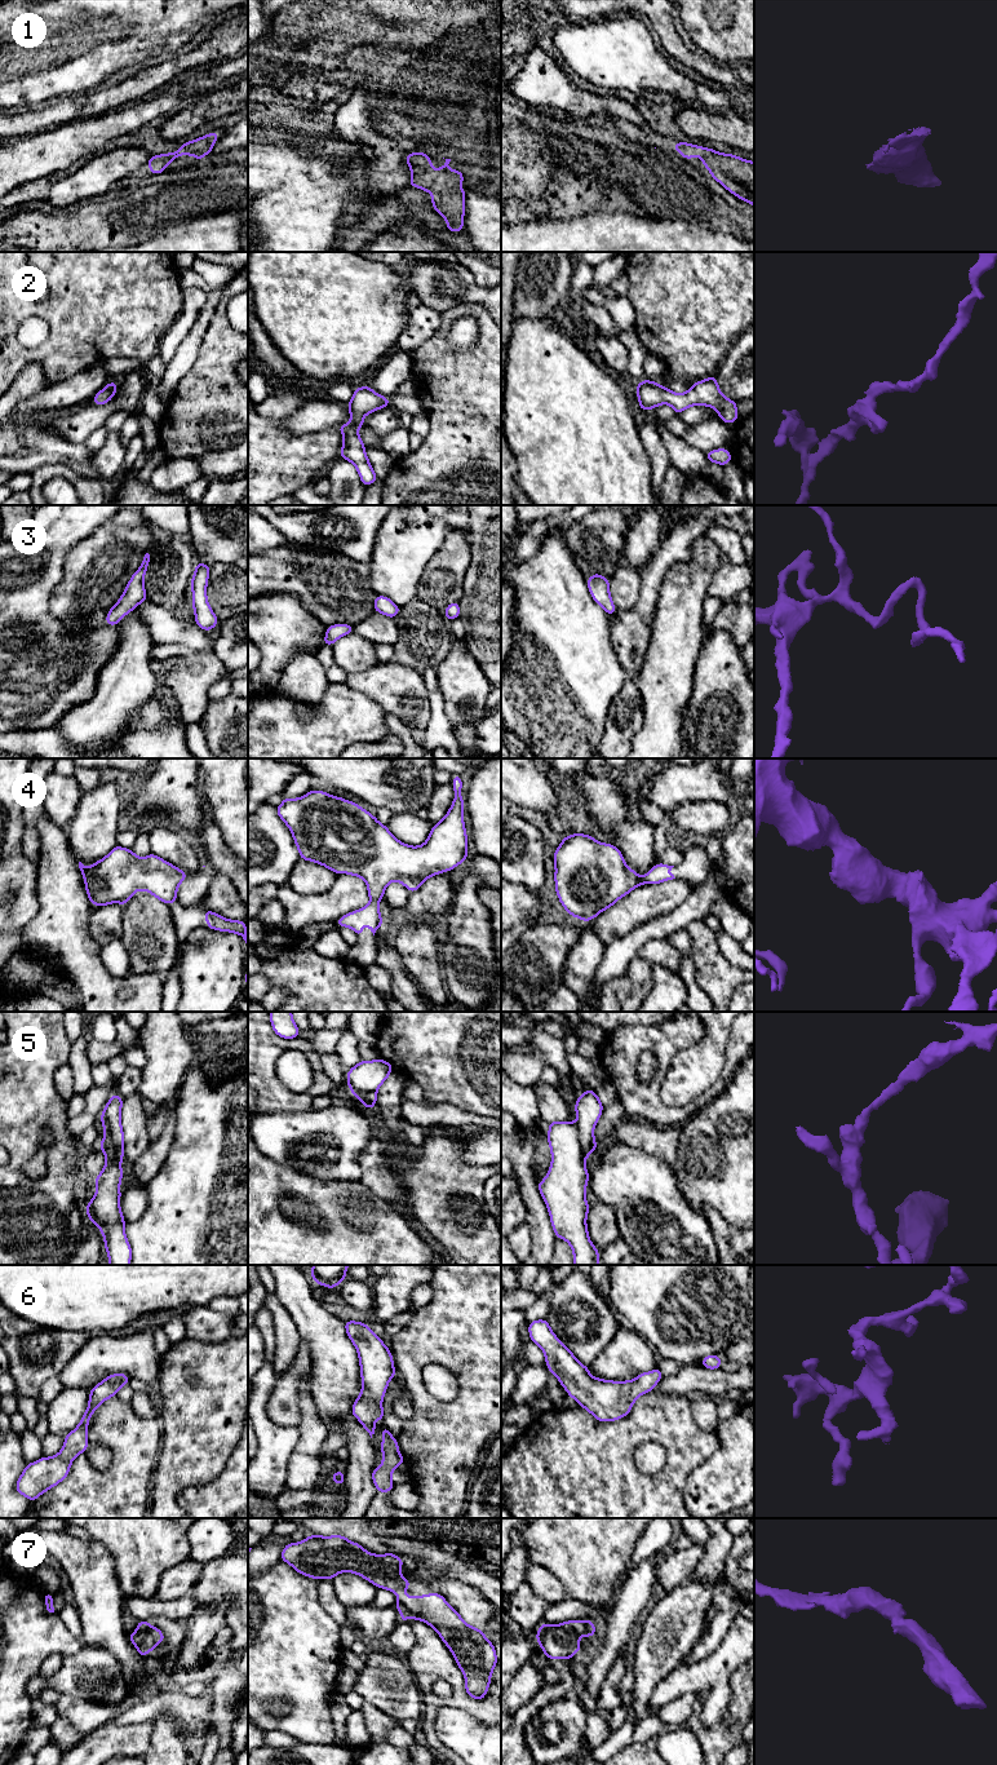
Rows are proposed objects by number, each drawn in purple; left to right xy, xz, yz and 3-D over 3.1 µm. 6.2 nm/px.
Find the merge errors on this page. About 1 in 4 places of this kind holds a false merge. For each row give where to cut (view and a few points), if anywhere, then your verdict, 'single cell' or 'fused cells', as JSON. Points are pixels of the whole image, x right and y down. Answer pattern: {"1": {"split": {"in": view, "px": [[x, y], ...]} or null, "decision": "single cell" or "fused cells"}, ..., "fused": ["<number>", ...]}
{"1": {"split": null, "decision": "single cell"}, "2": {"split": null, "decision": "single cell"}, "3": {"split": null, "decision": "single cell"}, "4": {"split": null, "decision": "single cell"}, "5": {"split": {"in": "yz", "px": [[575, 1123], [579, 1131], [581, 1154], [585, 1158]]}, "decision": "fused cells"}, "6": {"split": null, "decision": "single cell"}, "7": {"split": null, "decision": "single cell"}, "fused": ["5"]}

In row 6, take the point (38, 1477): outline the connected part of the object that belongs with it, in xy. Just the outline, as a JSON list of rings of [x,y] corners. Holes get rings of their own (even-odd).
[[[114,1373],[89,1390],[88,1408],[79,1425],[65,1437],[63,1448],[53,1457],[43,1456],[39,1461],[28,1463],[15,1483],[17,1492],[32,1501],[62,1482],[70,1472],[72,1460],[88,1447],[88,1423],[93,1412],[128,1383],[128,1375]]]

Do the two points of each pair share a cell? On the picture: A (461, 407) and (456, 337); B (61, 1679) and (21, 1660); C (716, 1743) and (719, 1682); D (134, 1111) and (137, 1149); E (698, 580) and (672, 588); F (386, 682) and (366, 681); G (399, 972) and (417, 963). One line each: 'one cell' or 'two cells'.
A: two cells
B: two cells
C: two cells
D: one cell
E: one cell
F: one cell
G: two cells

